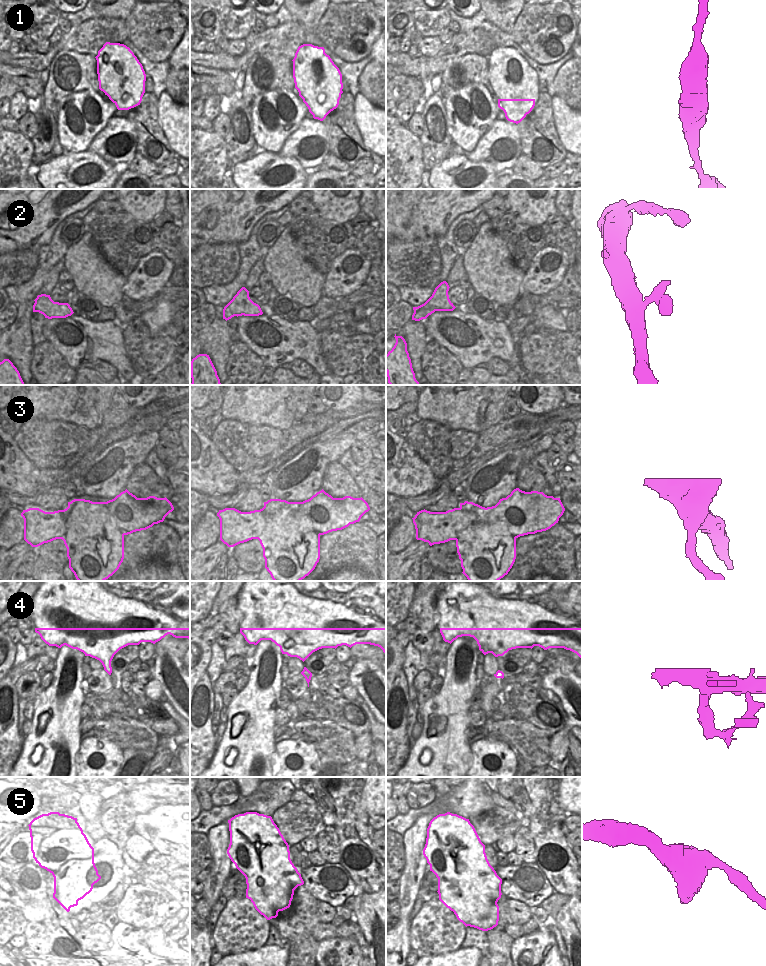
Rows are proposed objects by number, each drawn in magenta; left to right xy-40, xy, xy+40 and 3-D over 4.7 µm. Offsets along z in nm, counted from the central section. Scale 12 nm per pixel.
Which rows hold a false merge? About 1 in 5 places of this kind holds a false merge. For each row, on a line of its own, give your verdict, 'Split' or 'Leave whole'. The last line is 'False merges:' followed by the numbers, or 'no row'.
1: Leave whole
2: Leave whole
3: Split
4: Leave whole
5: Leave whole
False merges: 3

